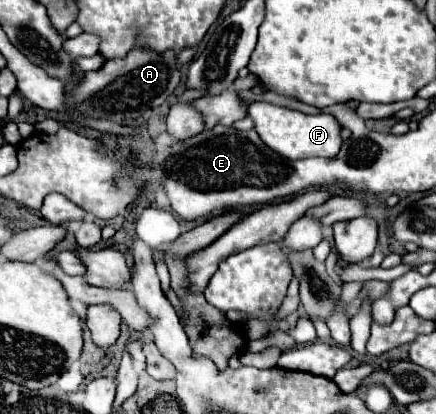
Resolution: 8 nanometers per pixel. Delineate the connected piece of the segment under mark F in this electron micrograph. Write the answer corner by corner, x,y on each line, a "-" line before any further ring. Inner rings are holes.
252,103
248,115
254,119
254,129
274,149
278,155
286,159
306,159
306,157
334,157
340,151
342,125
334,115
304,115
300,111
292,111
286,107
278,107
272,103

